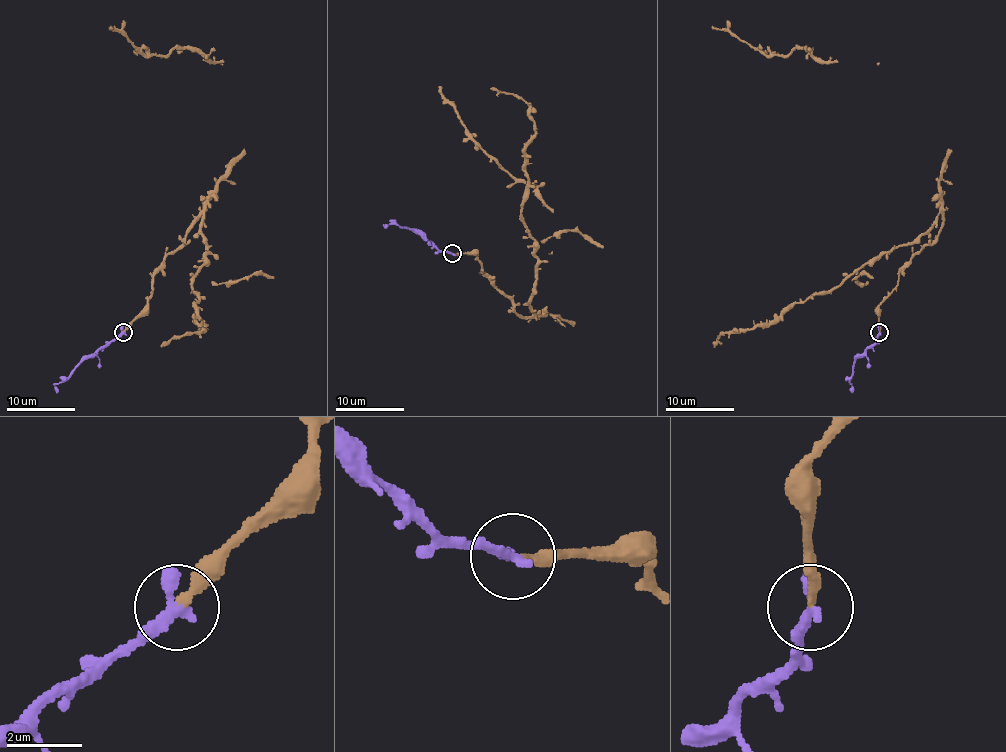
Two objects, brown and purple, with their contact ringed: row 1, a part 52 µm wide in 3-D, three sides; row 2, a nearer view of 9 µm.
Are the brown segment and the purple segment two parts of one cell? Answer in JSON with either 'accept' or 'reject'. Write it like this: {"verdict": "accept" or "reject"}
{"verdict": "accept"}

